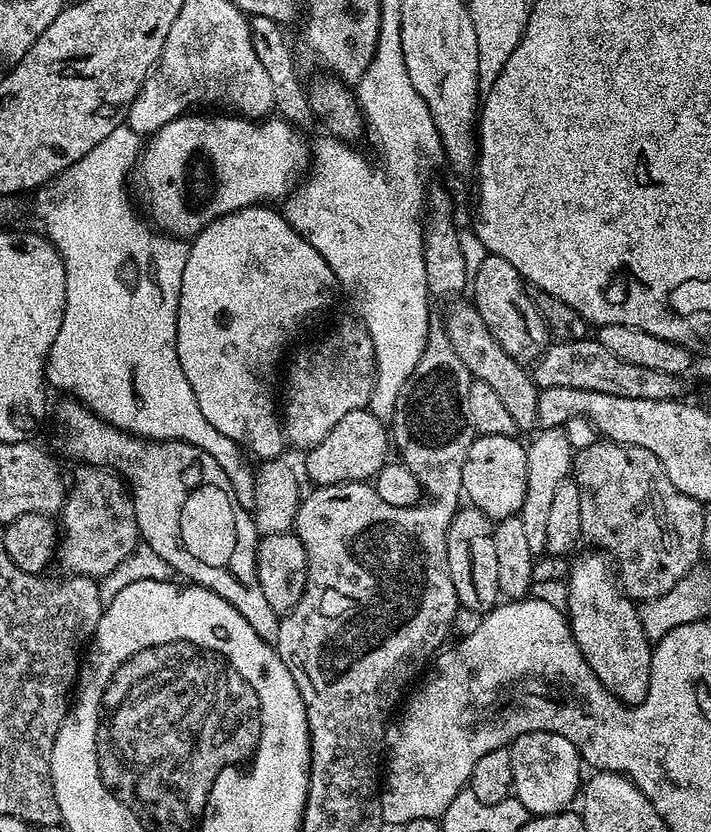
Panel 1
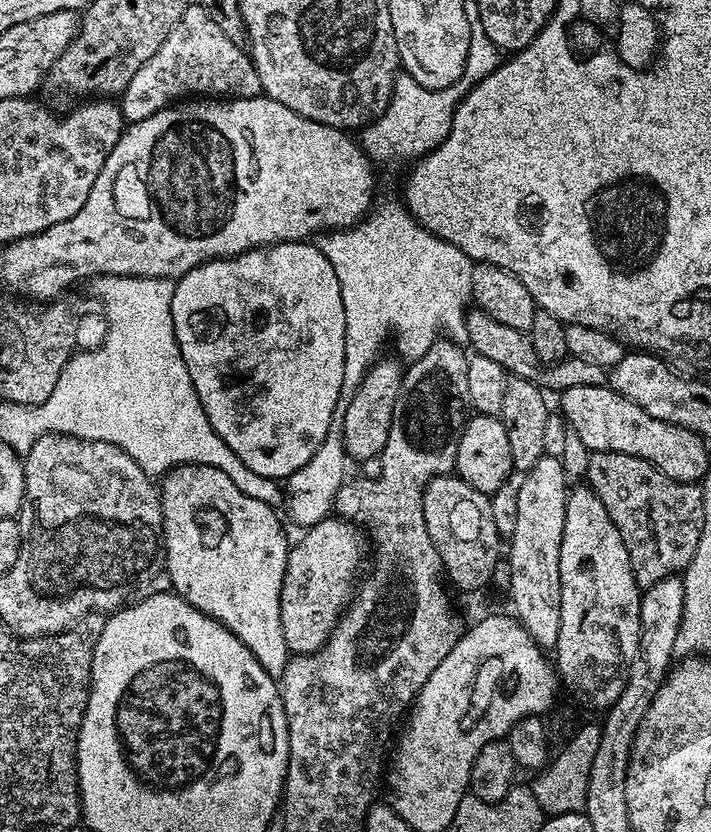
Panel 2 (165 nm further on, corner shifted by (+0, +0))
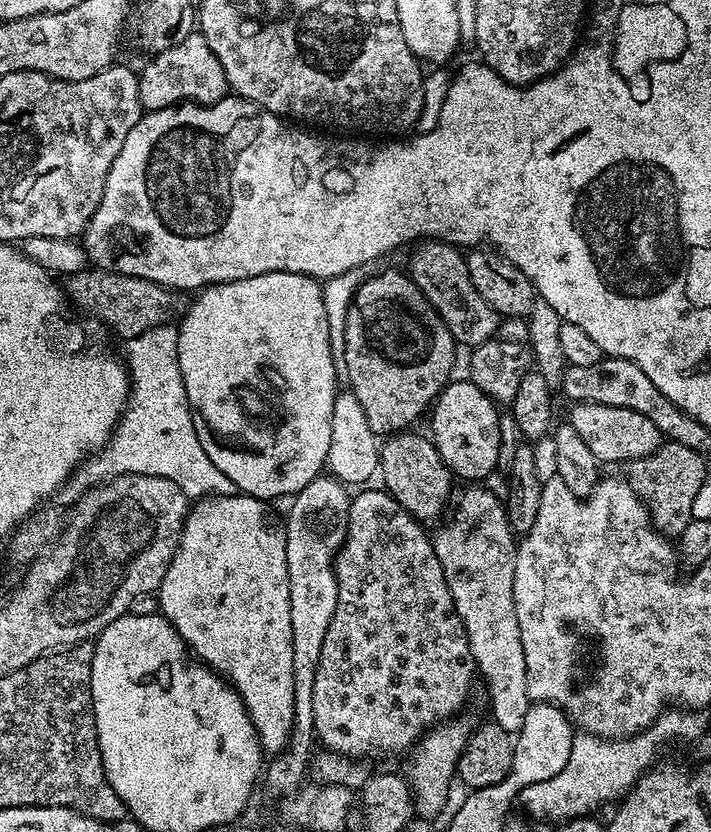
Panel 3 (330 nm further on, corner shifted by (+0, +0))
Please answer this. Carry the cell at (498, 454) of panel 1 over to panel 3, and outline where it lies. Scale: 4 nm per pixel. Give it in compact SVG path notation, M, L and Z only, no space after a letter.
M453 379L445 384L436 397L430 409L430 439L436 445L438 454L442 454L442 462L446 462L453 477L460 479L461 476L468 480L464 482L484 482L488 475L497 471L501 413L491 398L472 384L471 379L463 379Z

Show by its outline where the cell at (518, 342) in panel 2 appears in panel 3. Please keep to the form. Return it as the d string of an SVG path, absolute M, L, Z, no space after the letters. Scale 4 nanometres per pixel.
M425 239L413 248L416 249L412 252L407 271L430 306L438 310L457 345L468 344L467 347L473 349L495 336L502 317L493 310L490 302L486 302L486 298L482 298L482 294L478 294L478 290L474 290L474 282L470 282L467 255L457 245L443 244L440 240Z

